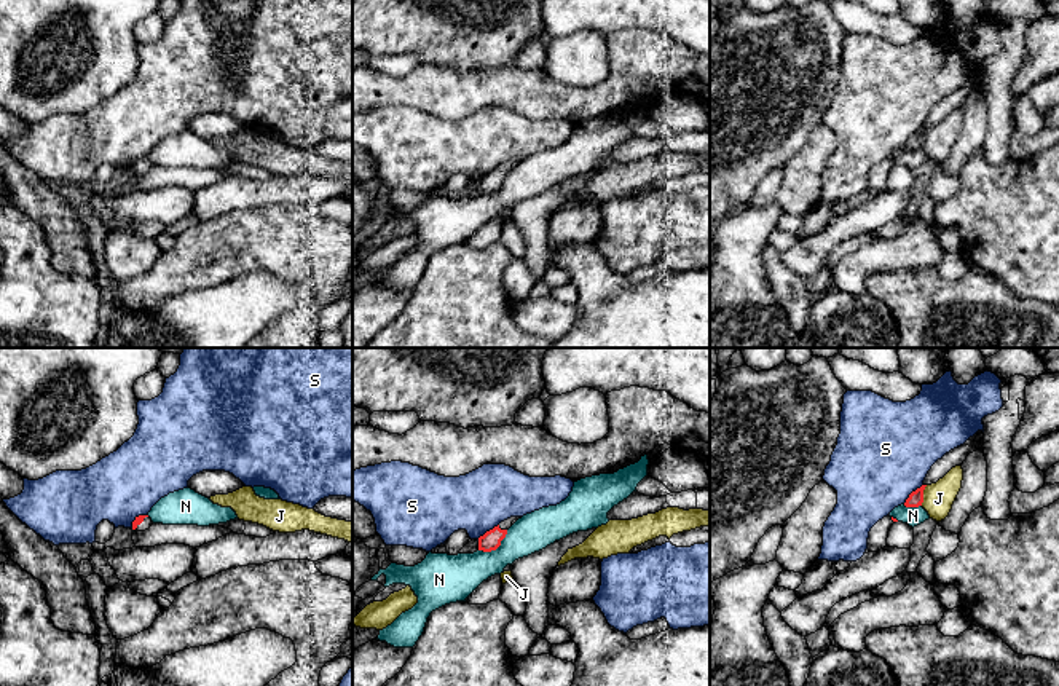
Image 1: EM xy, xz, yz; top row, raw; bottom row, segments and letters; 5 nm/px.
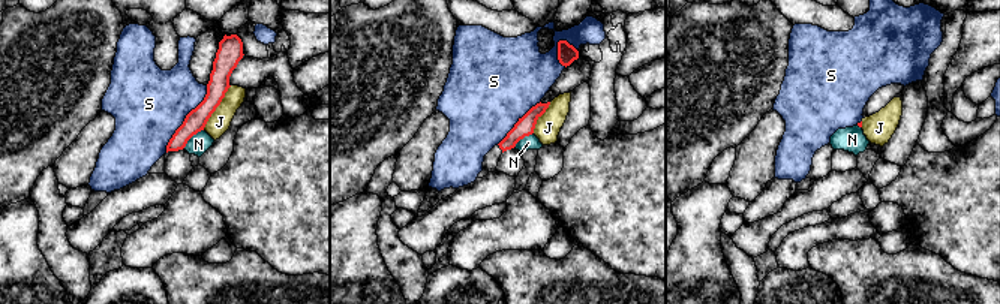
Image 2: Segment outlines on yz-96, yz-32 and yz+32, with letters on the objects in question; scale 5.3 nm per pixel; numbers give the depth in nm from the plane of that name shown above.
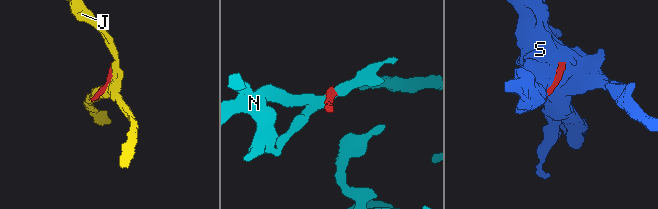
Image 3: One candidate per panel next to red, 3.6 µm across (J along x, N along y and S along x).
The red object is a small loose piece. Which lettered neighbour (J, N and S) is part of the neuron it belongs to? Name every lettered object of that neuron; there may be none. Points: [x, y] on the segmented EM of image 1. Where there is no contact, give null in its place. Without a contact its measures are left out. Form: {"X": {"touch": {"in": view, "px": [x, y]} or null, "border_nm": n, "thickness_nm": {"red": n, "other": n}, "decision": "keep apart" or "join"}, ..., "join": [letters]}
{"J": {"touch": {"in": "yz", "px": [922, 495]}, "border_nm": 110, "thickness_nm": {"red": 80, "other": 160}, "decision": "keep apart"}, "N": {"touch": {"in": "xz", "px": [496, 548]}, "border_nm": 190, "thickness_nm": {"red": 100, "other": 220}, "decision": "keep apart"}, "S": {"touch": {"in": "xz", "px": [487, 532]}, "border_nm": 140, "thickness_nm": {"red": 100, "other": 300}, "decision": "keep apart"}, "join": []}

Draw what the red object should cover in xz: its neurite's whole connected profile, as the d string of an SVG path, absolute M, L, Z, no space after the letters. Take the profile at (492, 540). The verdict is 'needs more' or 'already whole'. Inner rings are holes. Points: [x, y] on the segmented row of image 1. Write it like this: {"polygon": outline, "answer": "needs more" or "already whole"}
{"polygon": "M510 517L501 522L493 530L486 531L483 536L478 538L478 550L491 552L501 546L501 541L506 538L507 530L522 517Z", "answer": "needs more"}

